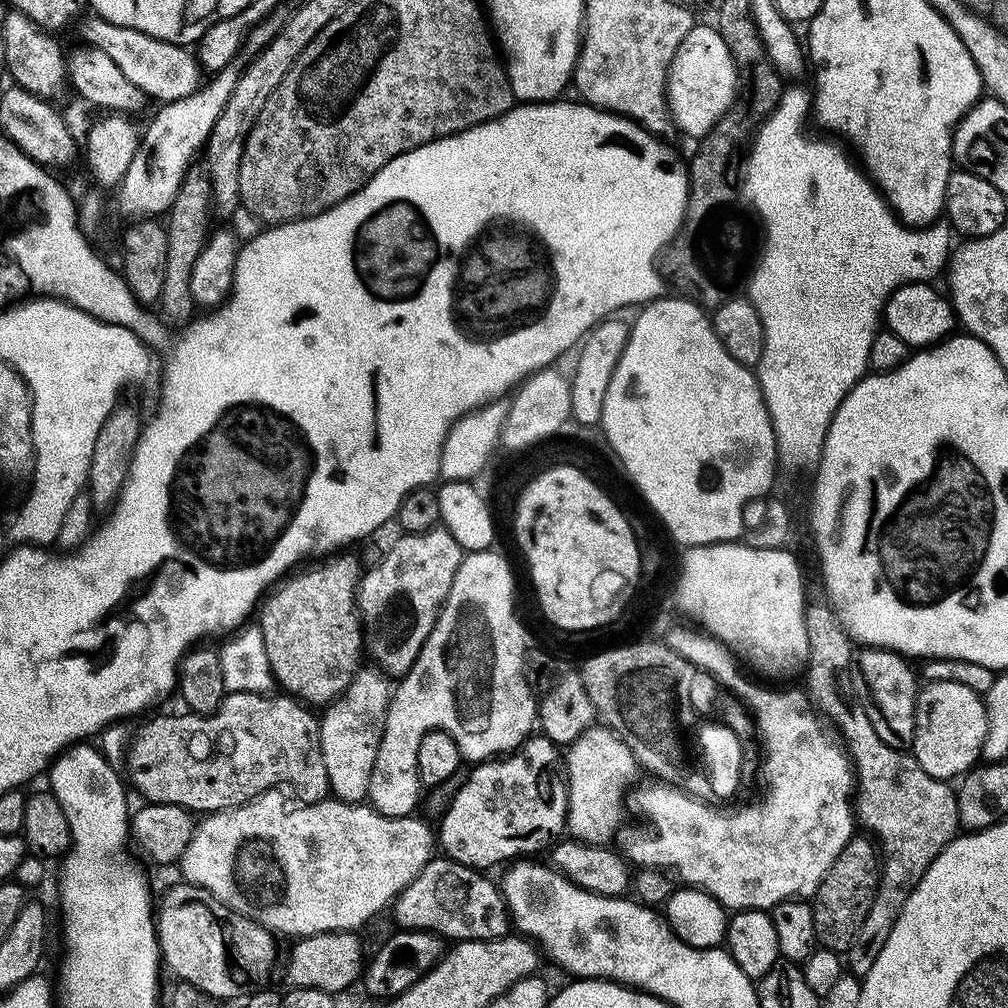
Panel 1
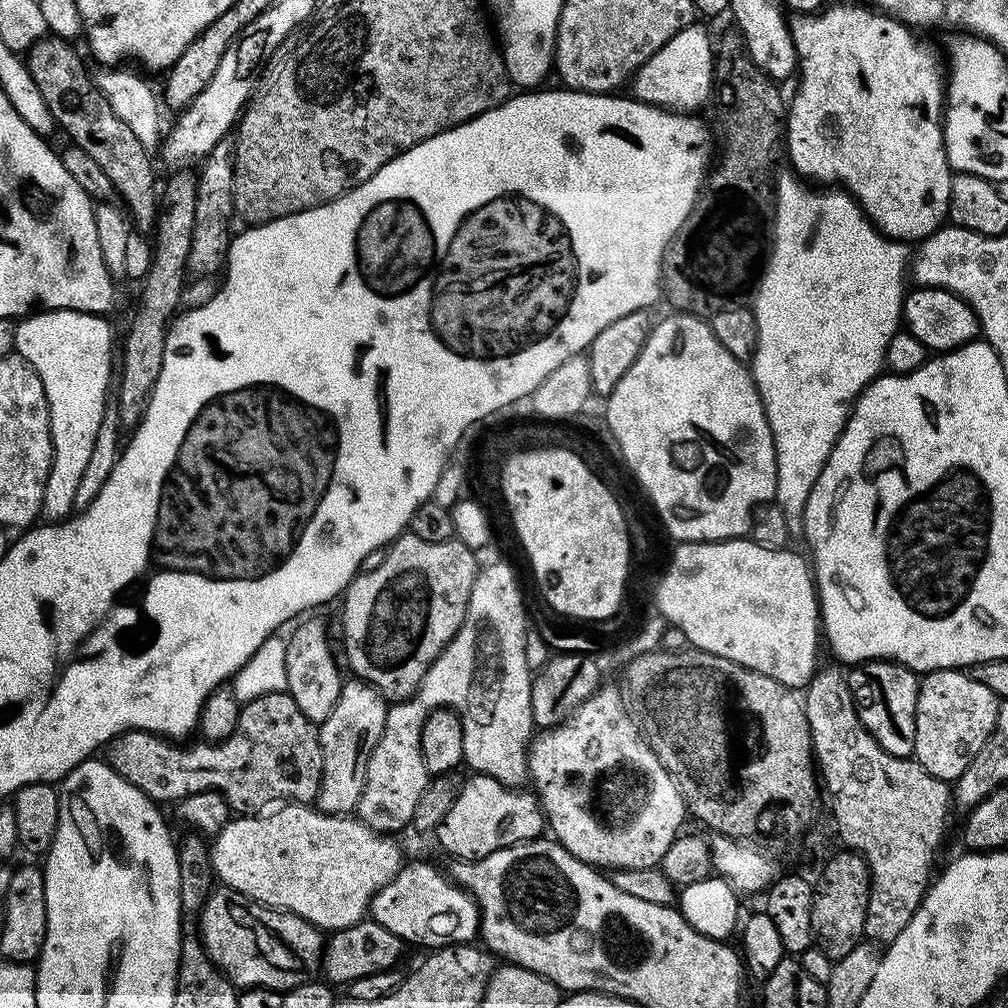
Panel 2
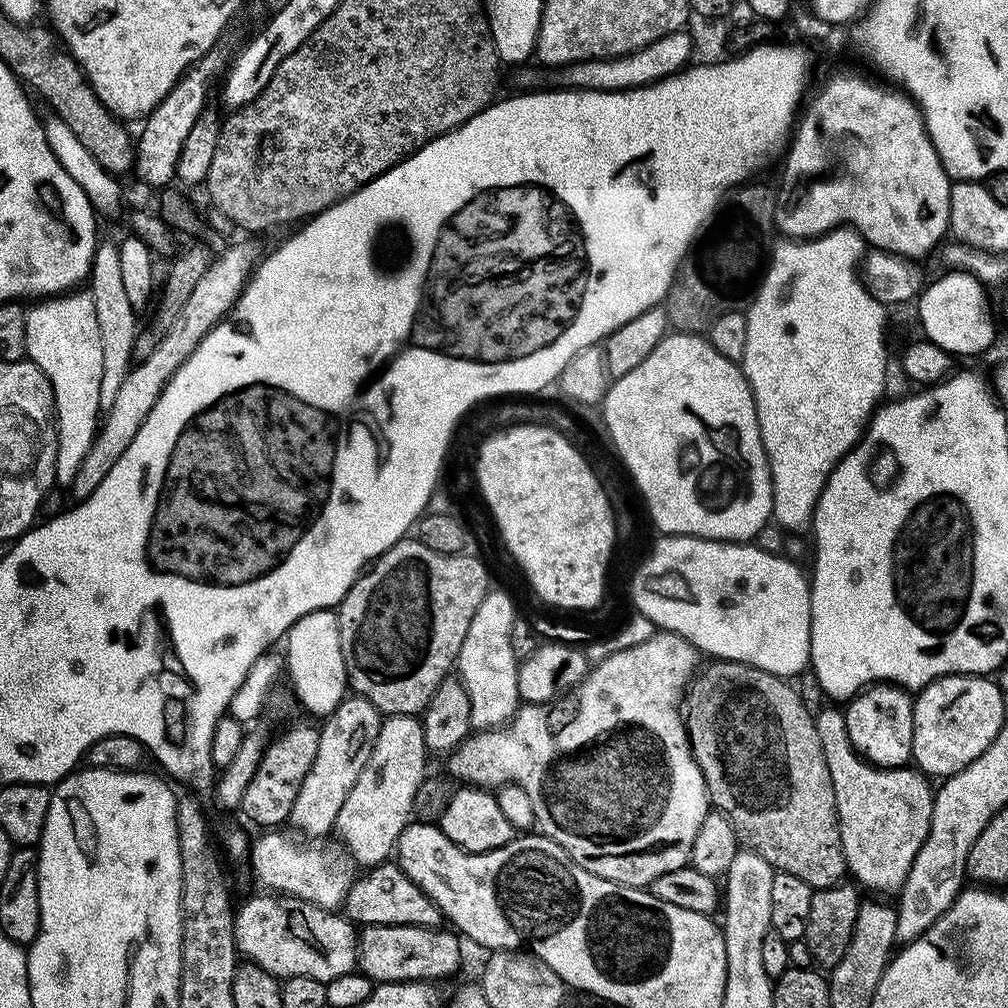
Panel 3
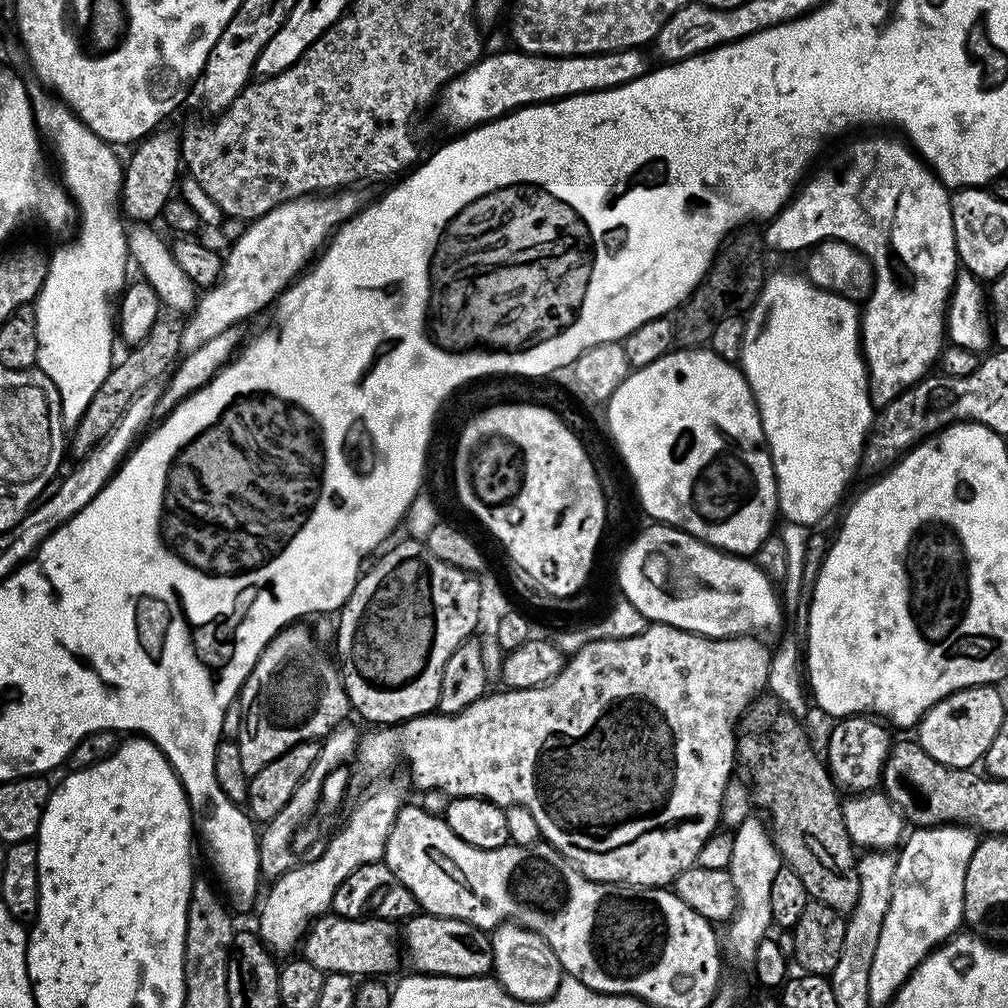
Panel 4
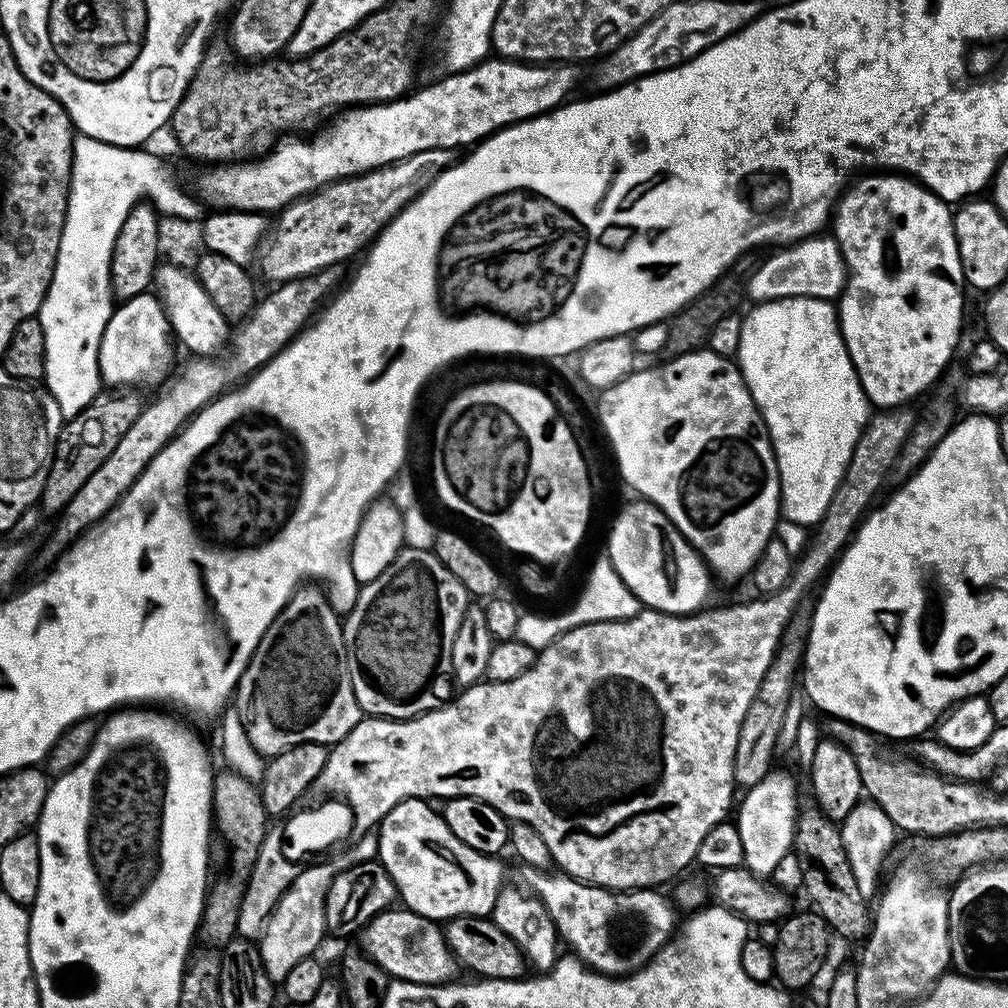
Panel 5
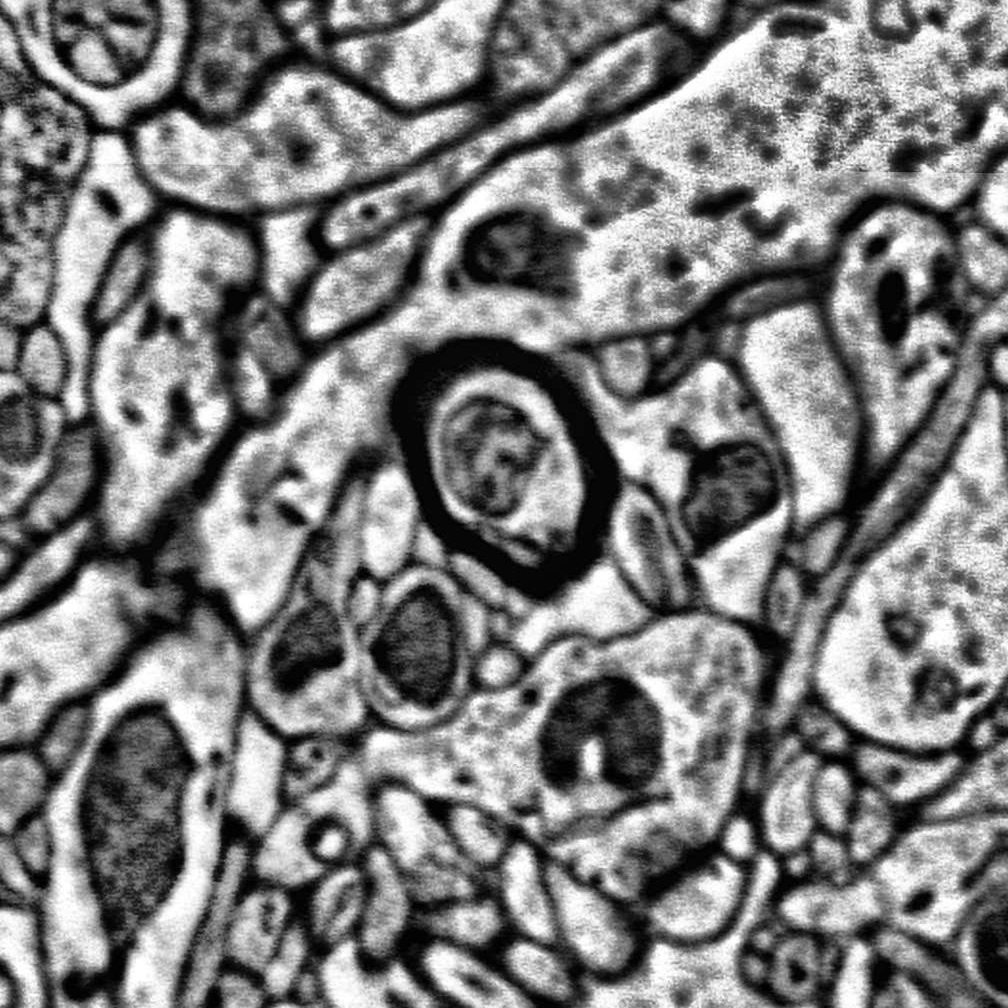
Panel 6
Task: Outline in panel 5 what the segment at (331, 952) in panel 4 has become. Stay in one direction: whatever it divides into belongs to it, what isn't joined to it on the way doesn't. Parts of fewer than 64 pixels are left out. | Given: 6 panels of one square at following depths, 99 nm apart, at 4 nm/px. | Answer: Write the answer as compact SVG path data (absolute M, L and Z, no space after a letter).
M393 906L387 912L378 913L359 933L358 939L364 943L364 956L393 981L447 984L458 969L458 961L444 941L441 925L403 906Z

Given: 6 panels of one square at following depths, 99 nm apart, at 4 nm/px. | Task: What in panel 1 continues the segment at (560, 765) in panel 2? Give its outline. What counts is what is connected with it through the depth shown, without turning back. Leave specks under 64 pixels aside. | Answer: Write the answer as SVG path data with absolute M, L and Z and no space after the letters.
M593 726L567 745L562 756L562 776L568 790L567 835L585 844L607 845L611 841L608 839L621 831L624 791L635 772L638 772L638 765L634 754L611 728Z

